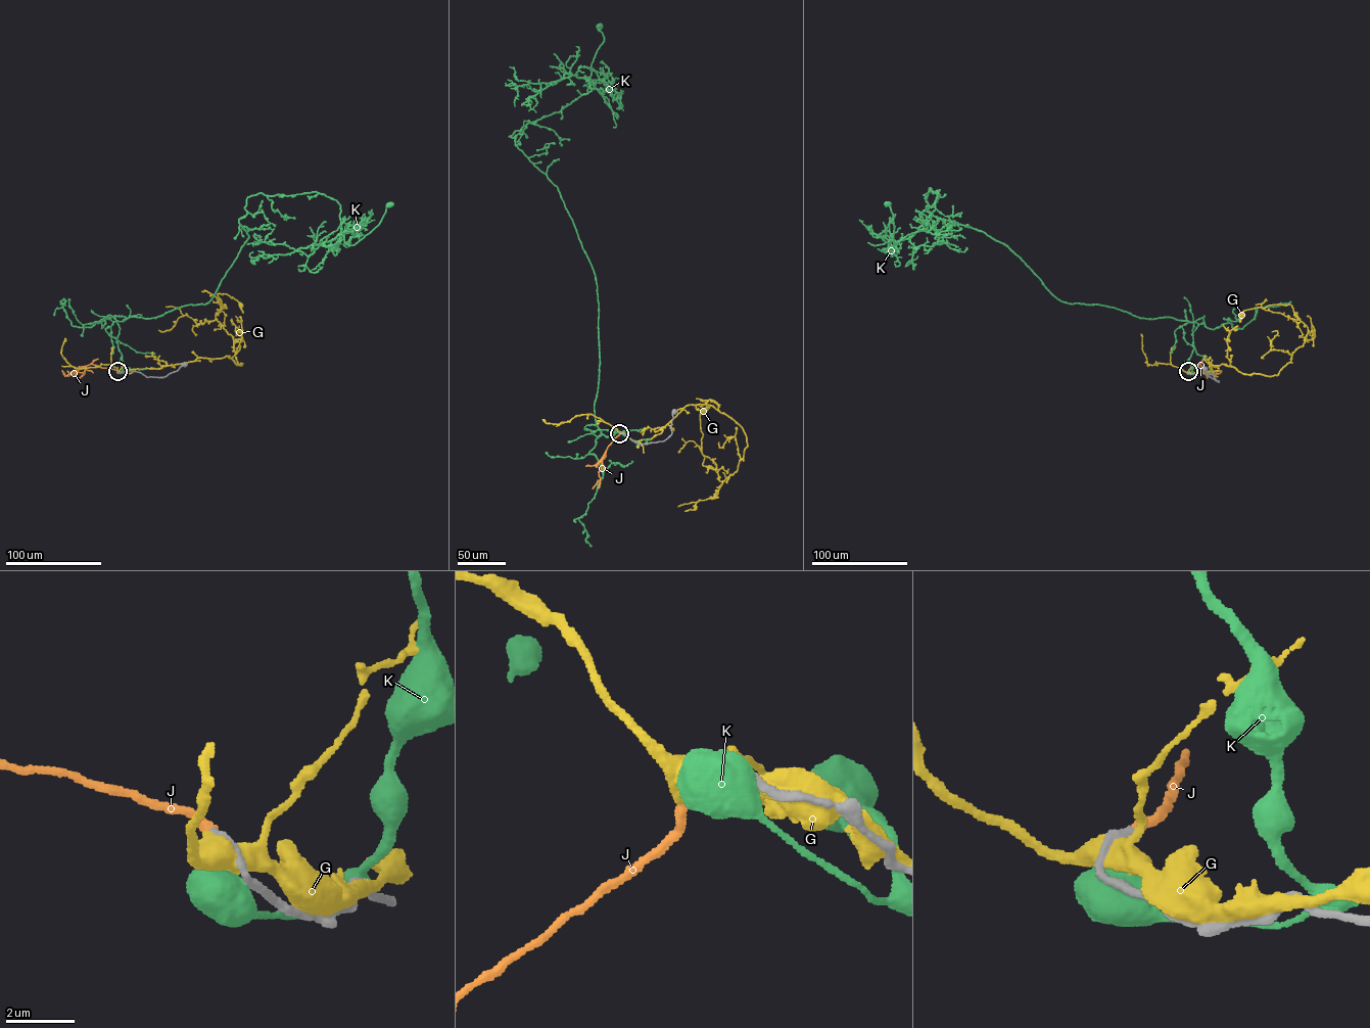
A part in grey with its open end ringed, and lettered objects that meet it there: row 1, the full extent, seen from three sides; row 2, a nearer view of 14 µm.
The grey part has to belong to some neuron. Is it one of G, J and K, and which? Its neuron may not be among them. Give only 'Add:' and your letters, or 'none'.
Add: J

